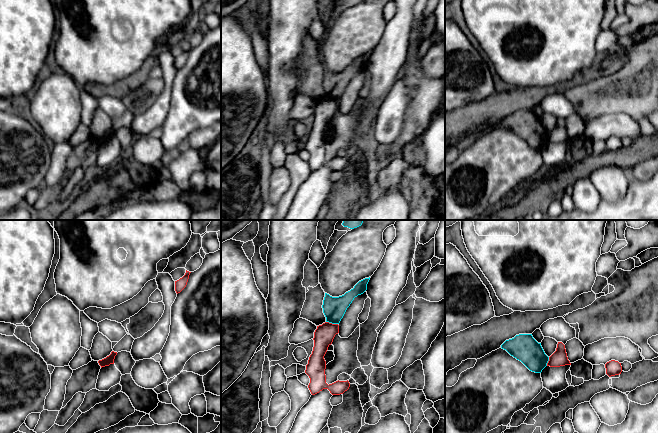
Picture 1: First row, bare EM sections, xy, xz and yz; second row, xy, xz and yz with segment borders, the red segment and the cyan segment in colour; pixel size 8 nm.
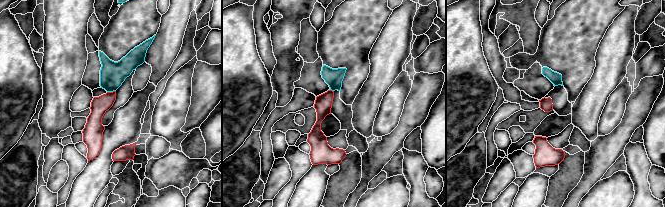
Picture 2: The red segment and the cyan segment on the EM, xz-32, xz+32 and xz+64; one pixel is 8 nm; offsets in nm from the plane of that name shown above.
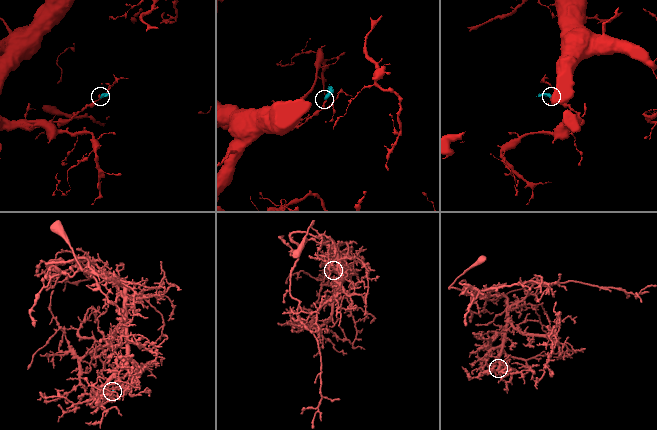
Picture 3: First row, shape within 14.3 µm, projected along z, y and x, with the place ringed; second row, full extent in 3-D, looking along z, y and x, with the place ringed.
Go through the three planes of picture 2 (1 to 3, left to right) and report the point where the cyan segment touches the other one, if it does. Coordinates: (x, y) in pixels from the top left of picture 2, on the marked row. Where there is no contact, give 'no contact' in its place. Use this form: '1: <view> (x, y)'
1: xz-32 (111, 92)
2: xz+32 (331, 90)
3: no contact

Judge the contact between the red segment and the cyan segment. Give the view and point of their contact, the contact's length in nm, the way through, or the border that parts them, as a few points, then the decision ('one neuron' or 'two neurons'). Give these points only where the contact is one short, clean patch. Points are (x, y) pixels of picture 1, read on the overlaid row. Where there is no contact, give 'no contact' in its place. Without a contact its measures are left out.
xz (332, 324) | 100 nm | along xz (326, 321), (337, 324) | two neurons

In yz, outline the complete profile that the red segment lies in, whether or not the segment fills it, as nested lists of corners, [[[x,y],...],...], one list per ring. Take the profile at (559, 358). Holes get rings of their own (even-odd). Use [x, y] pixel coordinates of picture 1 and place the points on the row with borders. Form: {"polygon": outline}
{"polygon": [[[558,342],[556,351],[549,357],[547,366],[560,367],[565,365],[571,365],[568,360],[565,345],[562,342]]]}

